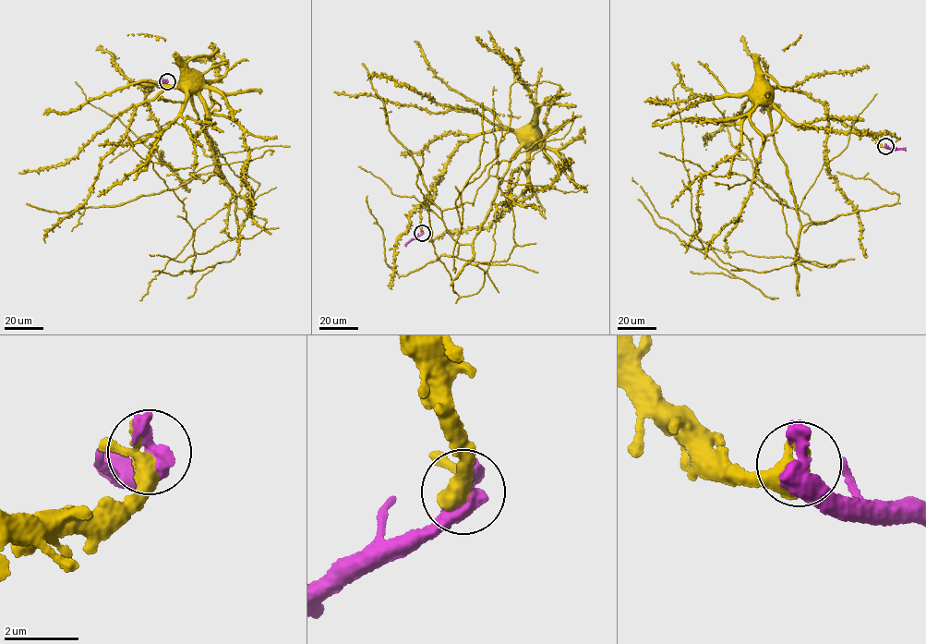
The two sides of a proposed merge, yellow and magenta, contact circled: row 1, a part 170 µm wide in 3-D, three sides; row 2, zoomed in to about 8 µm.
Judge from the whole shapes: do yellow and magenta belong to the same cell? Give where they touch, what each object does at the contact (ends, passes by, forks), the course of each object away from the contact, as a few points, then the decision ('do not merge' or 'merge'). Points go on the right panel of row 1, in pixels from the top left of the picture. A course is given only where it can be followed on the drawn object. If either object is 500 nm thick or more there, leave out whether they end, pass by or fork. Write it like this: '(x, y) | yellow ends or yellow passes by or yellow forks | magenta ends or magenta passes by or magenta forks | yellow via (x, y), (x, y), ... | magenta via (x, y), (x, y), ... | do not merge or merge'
(885, 146) | yellow via (885, 146), (865, 131), (829, 116), (821, 103), (799, 91), (766, 88), (754, 91), (754, 95) | magenta via (885, 146), (906, 151) | merge

